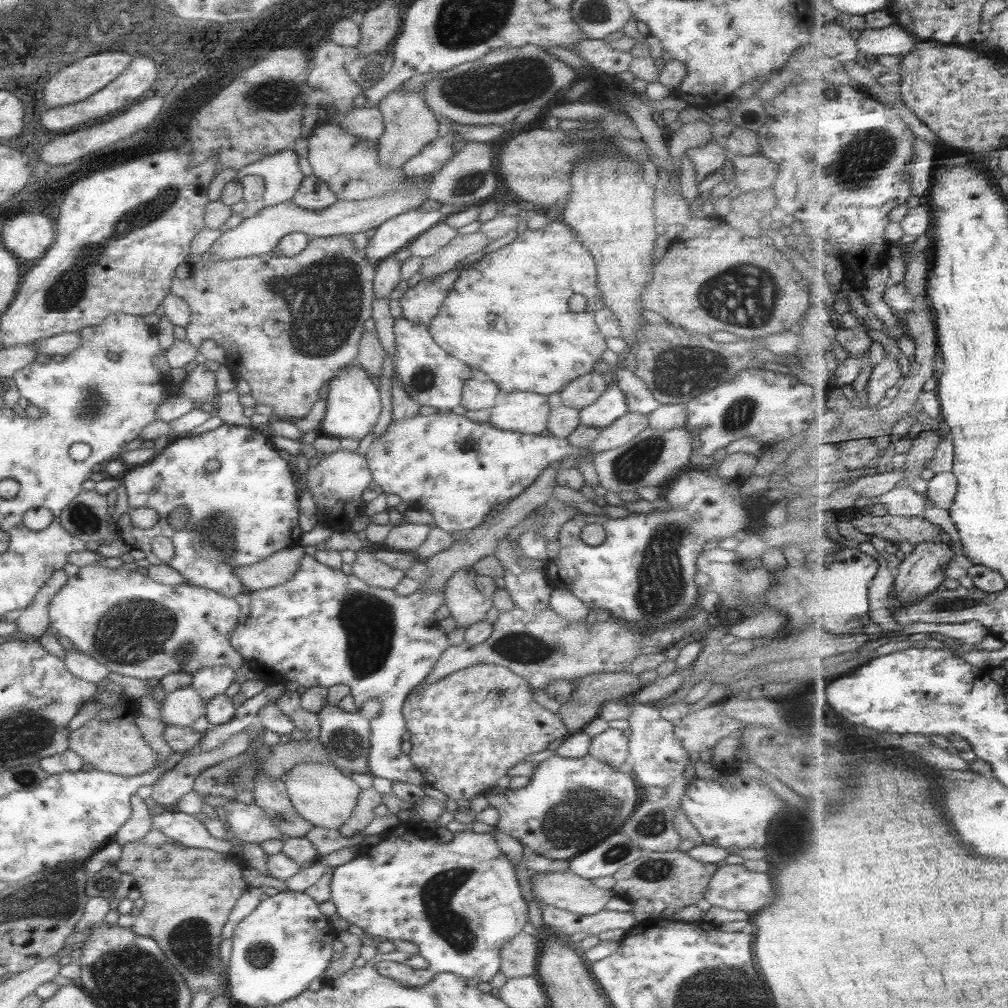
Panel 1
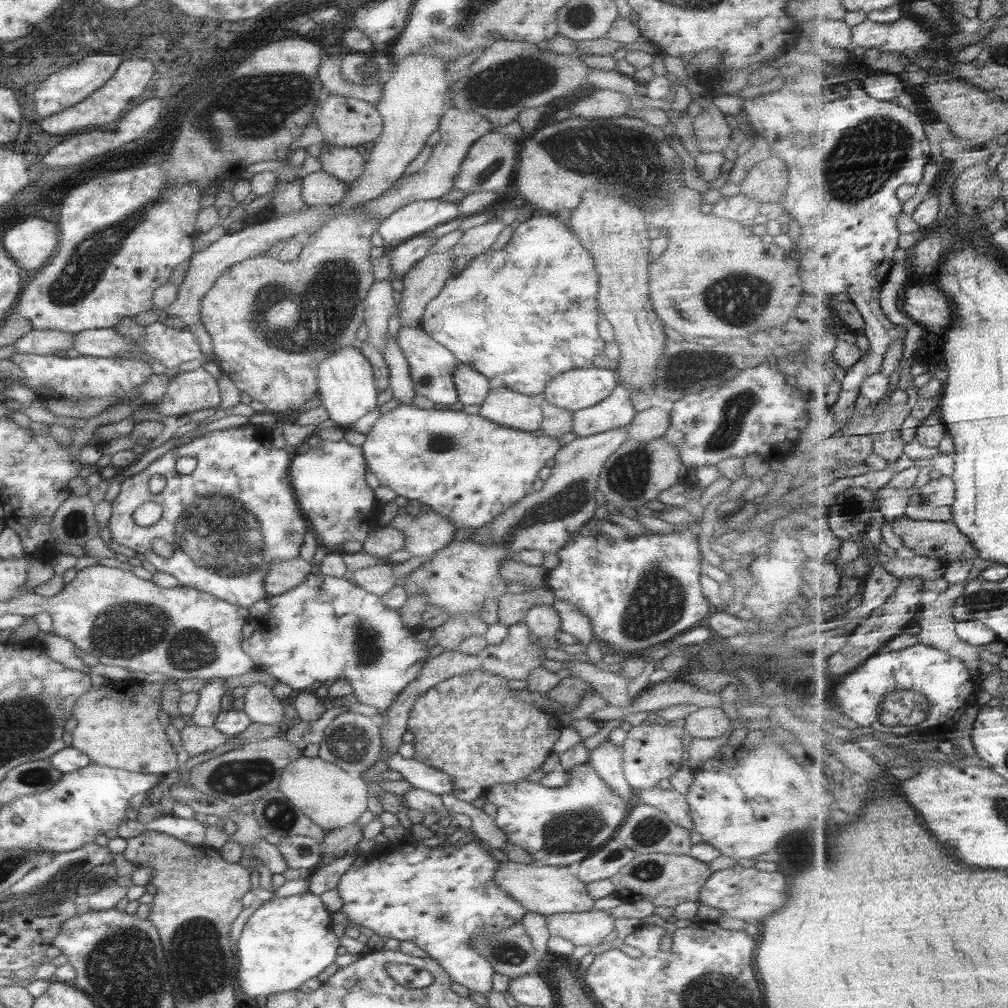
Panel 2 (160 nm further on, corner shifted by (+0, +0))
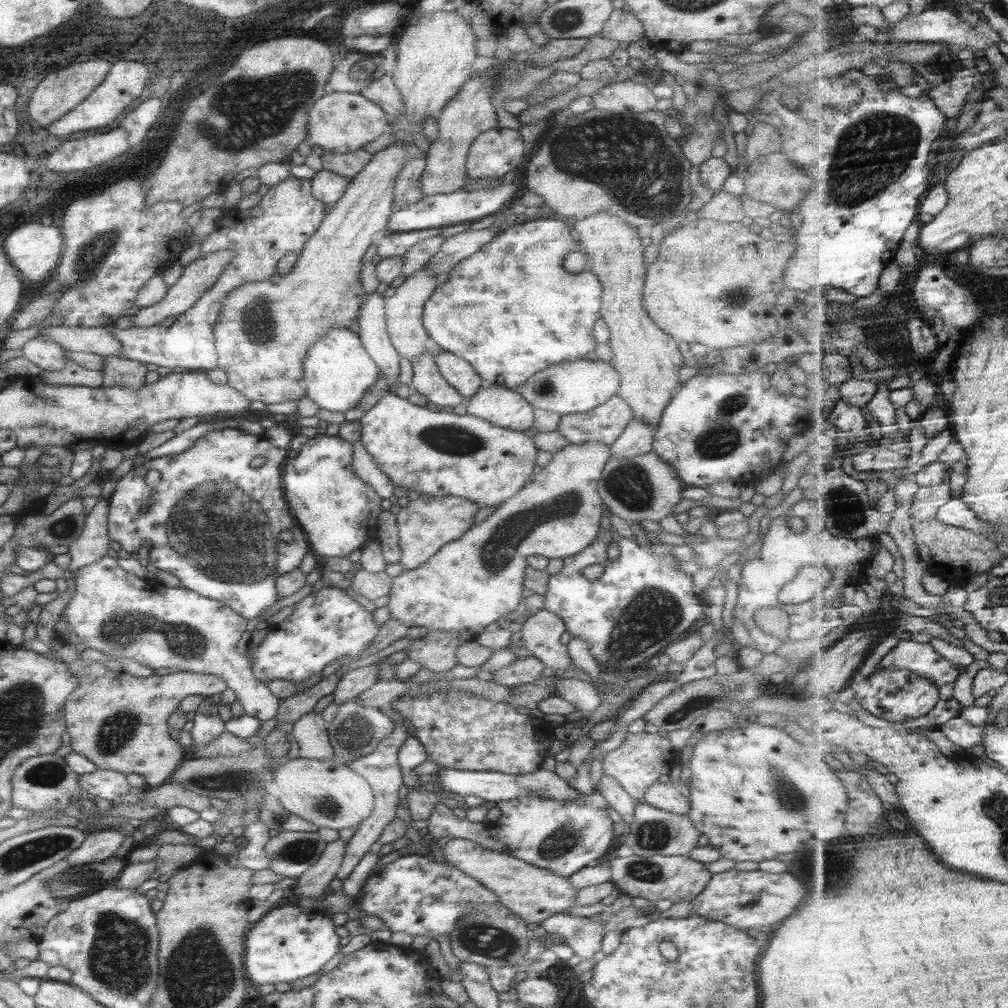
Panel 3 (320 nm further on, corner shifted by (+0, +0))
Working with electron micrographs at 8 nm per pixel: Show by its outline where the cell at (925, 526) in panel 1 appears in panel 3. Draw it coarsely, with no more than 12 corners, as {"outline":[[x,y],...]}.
{"outline":[[937,517],[912,527],[921,558],[967,595],[1003,560],[987,535]]}

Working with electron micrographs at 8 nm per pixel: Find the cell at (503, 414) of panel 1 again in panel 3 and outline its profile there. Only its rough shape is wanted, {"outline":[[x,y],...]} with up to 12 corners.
{"outline":[[479,388],[467,416],[522,432],[534,409],[515,389]]}

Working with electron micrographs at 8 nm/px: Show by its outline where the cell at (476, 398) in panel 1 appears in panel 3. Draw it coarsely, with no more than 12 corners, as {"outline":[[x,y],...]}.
{"outline":[[439,350],[433,362],[463,401],[480,388],[462,358]]}

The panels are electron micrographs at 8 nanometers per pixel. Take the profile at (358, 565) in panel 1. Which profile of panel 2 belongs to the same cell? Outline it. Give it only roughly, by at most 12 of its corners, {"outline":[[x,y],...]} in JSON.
{"outline":[[388,561],[354,570],[355,586],[377,597],[394,586]]}

